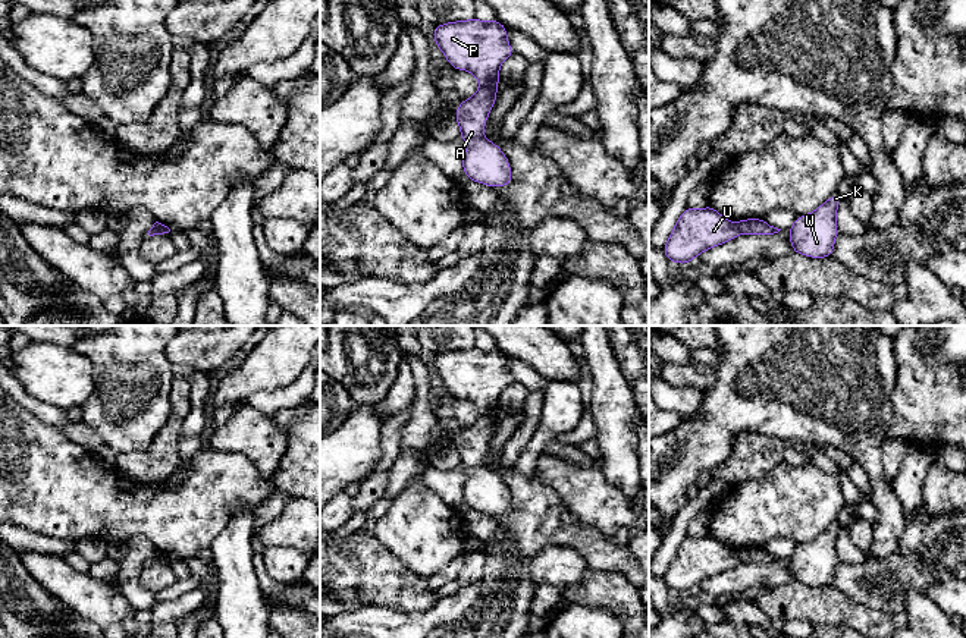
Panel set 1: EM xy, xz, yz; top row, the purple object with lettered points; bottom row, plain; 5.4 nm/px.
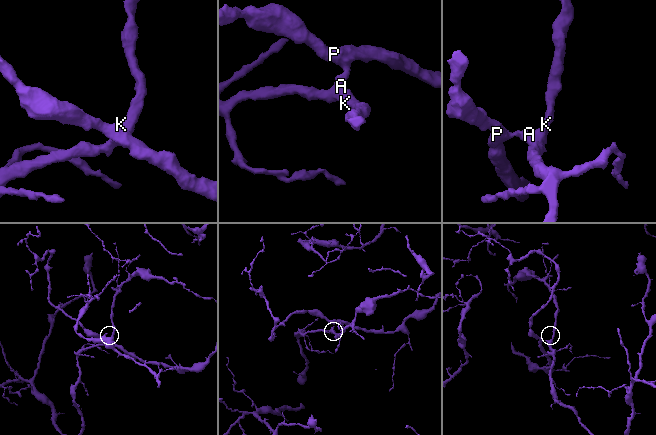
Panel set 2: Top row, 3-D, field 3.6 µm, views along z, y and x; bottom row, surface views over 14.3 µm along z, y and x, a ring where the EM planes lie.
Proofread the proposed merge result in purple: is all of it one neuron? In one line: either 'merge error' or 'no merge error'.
merge error

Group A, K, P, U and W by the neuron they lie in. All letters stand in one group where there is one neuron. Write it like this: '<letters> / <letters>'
A K W / P U

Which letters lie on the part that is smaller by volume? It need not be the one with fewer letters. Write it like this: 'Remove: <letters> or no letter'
Remove: P, U

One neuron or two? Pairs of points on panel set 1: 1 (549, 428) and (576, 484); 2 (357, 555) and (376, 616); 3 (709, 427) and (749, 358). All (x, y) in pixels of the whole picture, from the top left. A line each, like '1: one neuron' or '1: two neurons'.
1: two neurons
2: two neurons
3: one neuron

